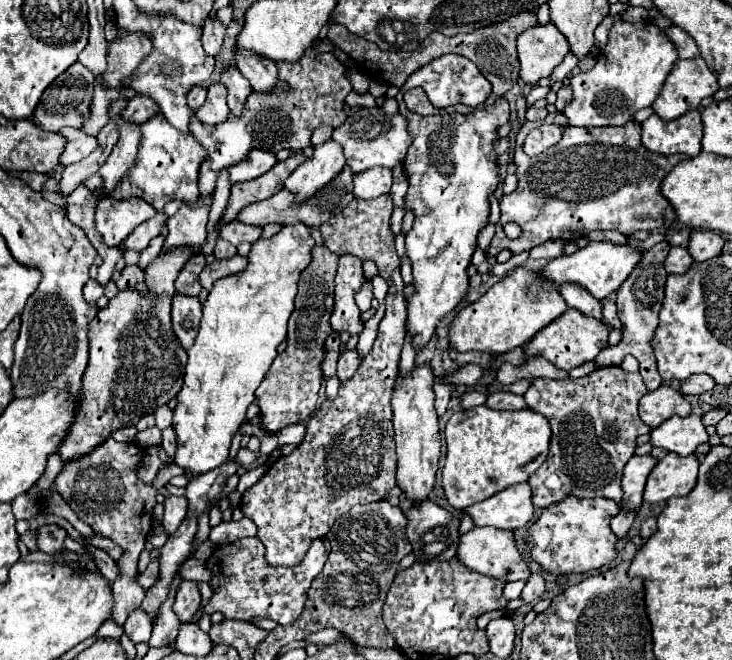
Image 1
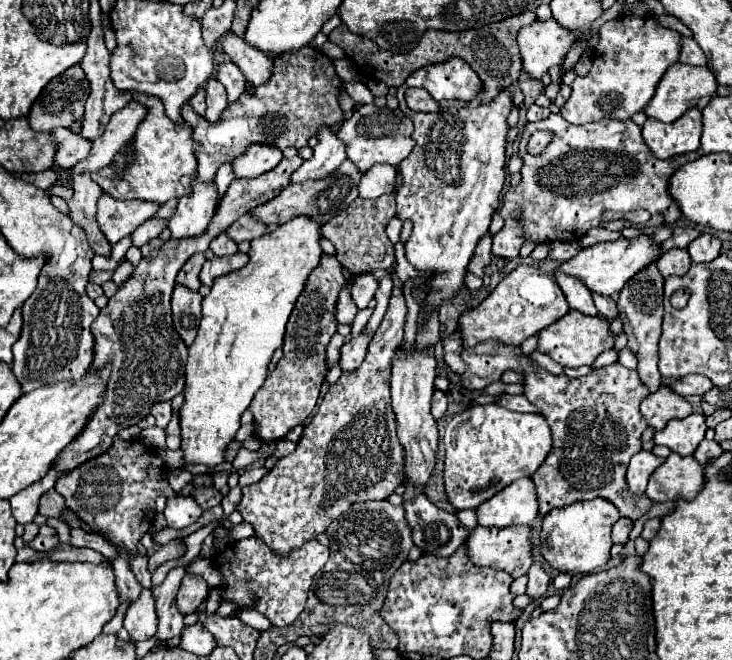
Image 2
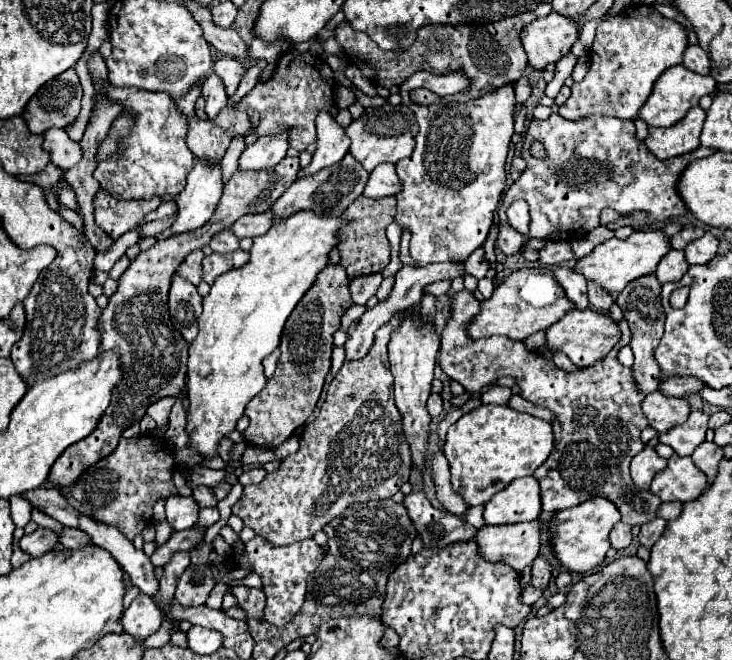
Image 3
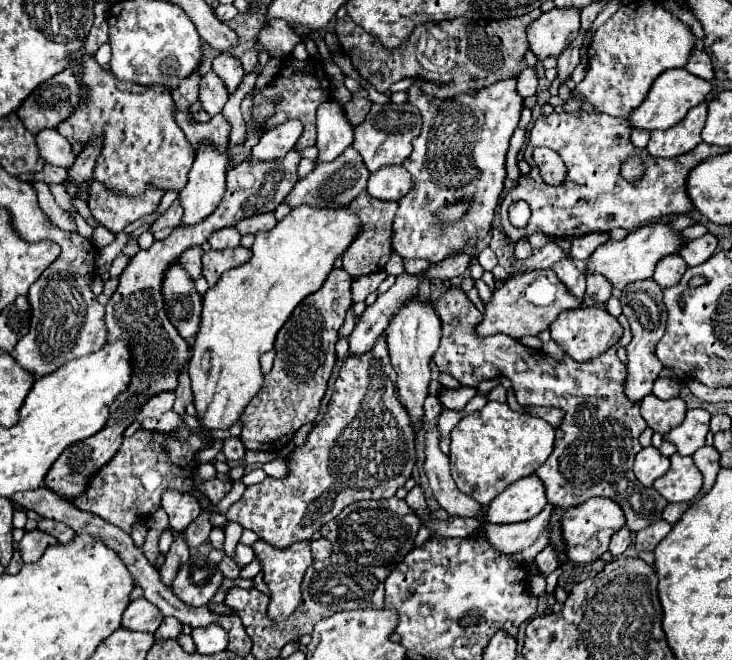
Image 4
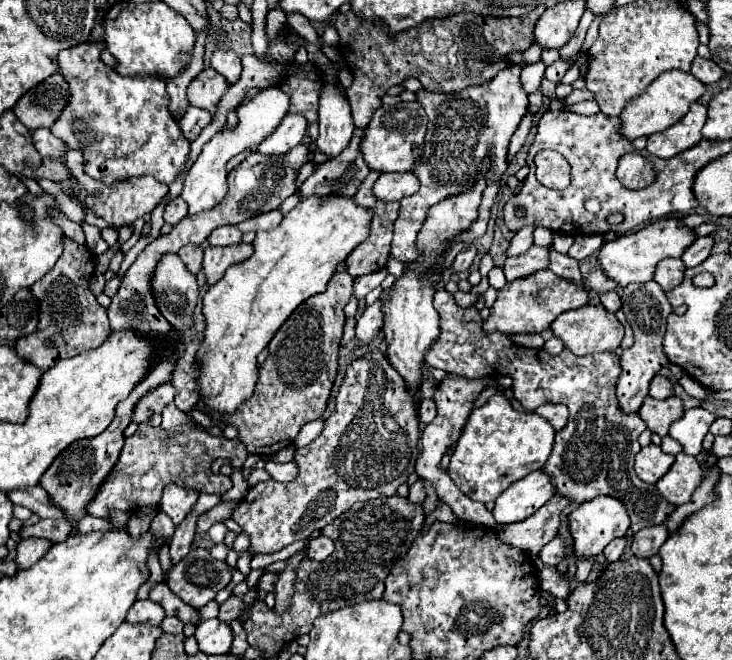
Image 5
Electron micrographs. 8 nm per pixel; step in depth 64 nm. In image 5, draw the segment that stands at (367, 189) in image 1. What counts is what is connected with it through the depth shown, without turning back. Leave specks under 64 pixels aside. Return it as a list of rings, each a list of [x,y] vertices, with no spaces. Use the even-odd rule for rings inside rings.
[[[382,172],[372,186],[372,192],[382,202],[398,202],[404,196],[418,192],[418,178],[412,172]]]

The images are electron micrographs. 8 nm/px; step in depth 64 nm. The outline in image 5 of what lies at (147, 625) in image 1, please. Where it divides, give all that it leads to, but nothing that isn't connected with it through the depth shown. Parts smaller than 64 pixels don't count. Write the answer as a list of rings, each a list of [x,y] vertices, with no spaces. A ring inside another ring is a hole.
[[[136,600],[132,604],[132,608],[128,610],[126,622],[128,624],[152,624],[152,626],[160,626],[160,622],[164,620],[164,610],[162,606],[152,600]]]

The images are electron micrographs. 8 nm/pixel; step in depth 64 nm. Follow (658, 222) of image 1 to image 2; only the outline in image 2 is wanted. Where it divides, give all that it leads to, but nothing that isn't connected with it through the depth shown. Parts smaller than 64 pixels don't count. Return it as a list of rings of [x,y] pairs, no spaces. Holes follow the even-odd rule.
[[[550,114],[542,122],[528,122],[524,126],[518,156],[524,162],[520,170],[522,182],[502,196],[500,214],[504,218],[504,228],[494,236],[492,244],[492,254],[508,260],[518,256],[526,238],[540,244],[554,240],[580,240],[590,228],[632,228],[632,222],[624,218],[604,222],[602,218],[606,210],[632,212],[644,208],[652,214],[644,228],[670,226],[680,218],[680,210],[668,196],[668,176],[688,160],[700,158],[702,152],[698,150],[694,154],[660,160],[648,152],[648,146],[642,140],[642,128],[632,120],[602,120],[574,126],[568,124],[562,114]],[[536,130],[552,130],[554,140],[542,154],[530,156],[526,152],[526,142]],[[514,212],[520,212],[522,220],[516,220]]]

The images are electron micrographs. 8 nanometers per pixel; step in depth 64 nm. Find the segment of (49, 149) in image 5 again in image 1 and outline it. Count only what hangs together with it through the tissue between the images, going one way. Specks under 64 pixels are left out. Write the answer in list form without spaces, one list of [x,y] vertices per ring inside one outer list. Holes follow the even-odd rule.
[[[62,128],[60,134],[68,138],[68,144],[64,148],[66,152],[60,158],[60,162],[64,166],[74,164],[74,162],[80,162],[82,158],[86,158],[88,154],[92,154],[98,148],[98,140],[94,136],[88,136],[84,130],[78,130],[78,128]]]

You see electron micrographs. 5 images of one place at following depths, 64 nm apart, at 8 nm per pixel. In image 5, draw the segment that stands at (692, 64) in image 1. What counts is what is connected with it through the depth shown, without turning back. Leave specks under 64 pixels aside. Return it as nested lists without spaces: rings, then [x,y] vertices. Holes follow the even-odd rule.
[[[682,70],[662,72],[646,88],[646,92],[642,96],[638,96],[636,100],[632,100],[632,104],[628,104],[630,108],[620,114],[620,120],[622,120],[620,132],[624,132],[624,136],[628,136],[628,140],[634,140],[638,136],[650,136],[654,132],[662,132],[668,126],[682,120],[682,116],[688,112],[690,104],[698,102],[704,92],[706,92],[706,84],[700,84],[700,80],[696,80],[690,72],[682,72]]]

